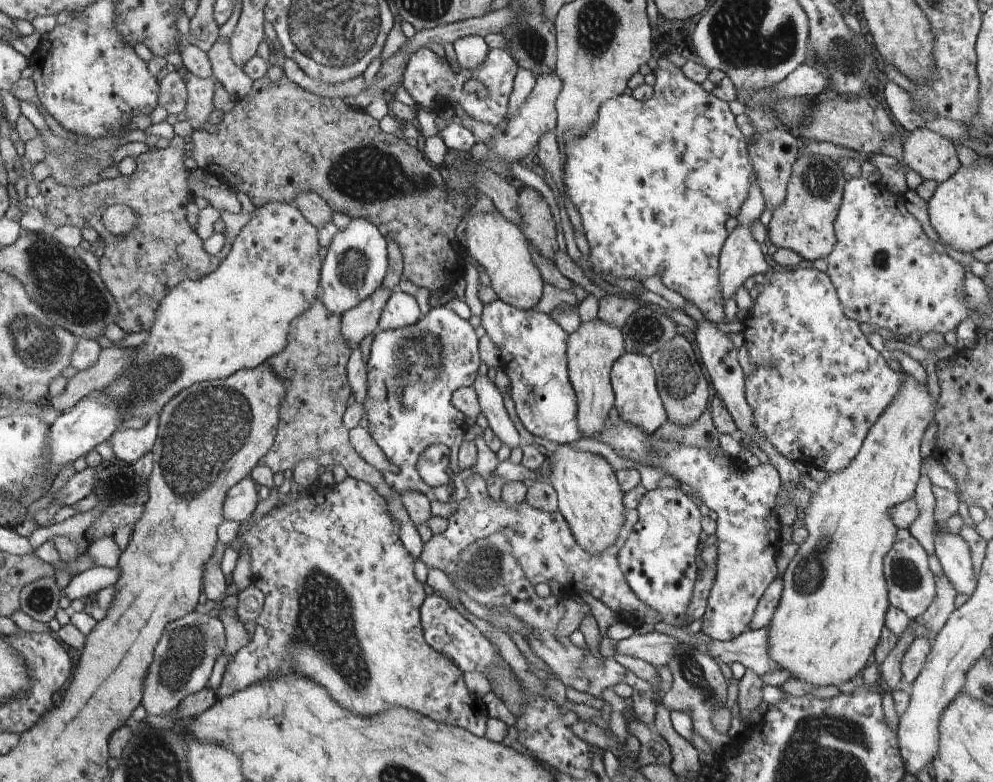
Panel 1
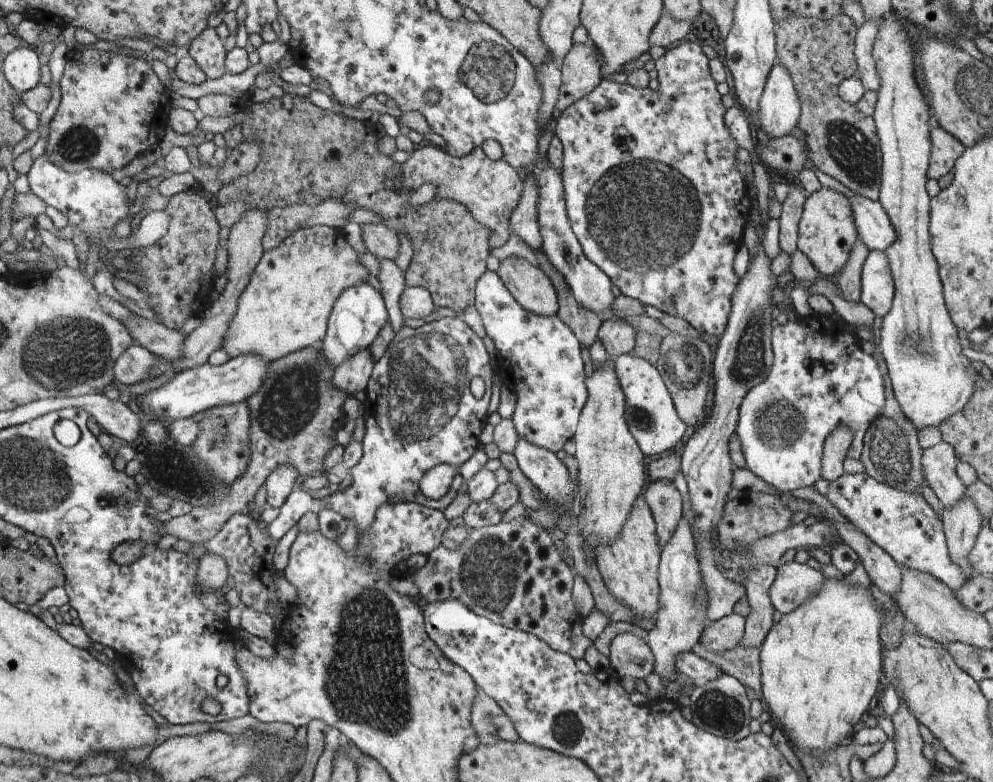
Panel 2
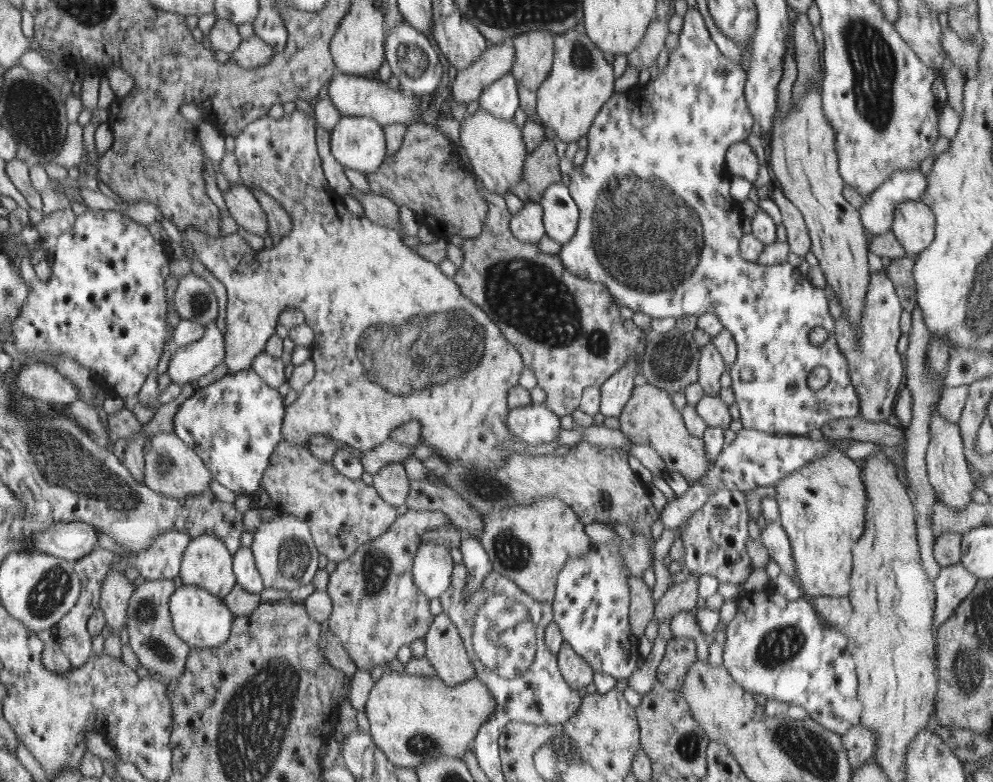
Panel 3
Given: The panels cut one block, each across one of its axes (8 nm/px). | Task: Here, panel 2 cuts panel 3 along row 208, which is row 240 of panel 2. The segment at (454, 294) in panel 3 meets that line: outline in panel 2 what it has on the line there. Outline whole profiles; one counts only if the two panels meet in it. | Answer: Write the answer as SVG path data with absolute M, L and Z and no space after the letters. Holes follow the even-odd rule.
M314 225L306 229L300 229L292 233L280 246L277 246L276 249L263 253L263 257L258 263L258 266L254 269L249 283L245 286L243 293L240 295L236 314L230 323L229 334L225 337L222 347L228 351L230 359L243 354L256 353L265 361L272 362L279 358L286 357L290 353L317 346L323 338L327 336L327 330L330 328L330 316L334 310L334 306L336 306L337 299L343 294L343 290L367 283L366 278L368 278L369 274L368 269L360 263L359 253L348 244L348 240L346 240L344 234L340 232L340 228L334 230L334 228L328 228L326 225Z

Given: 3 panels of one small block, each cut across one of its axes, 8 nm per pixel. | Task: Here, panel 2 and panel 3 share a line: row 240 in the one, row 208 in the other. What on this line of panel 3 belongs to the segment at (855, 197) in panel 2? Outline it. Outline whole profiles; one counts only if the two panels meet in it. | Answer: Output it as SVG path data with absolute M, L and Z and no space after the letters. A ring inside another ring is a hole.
M919 169L896 171L880 185L859 209L860 220L868 236L891 230L893 210L904 201L920 201L928 188L927 176Z

